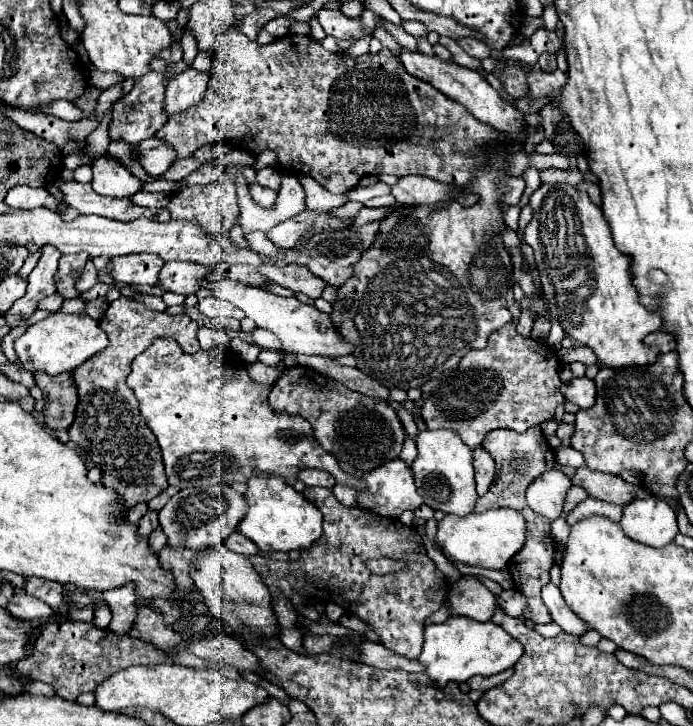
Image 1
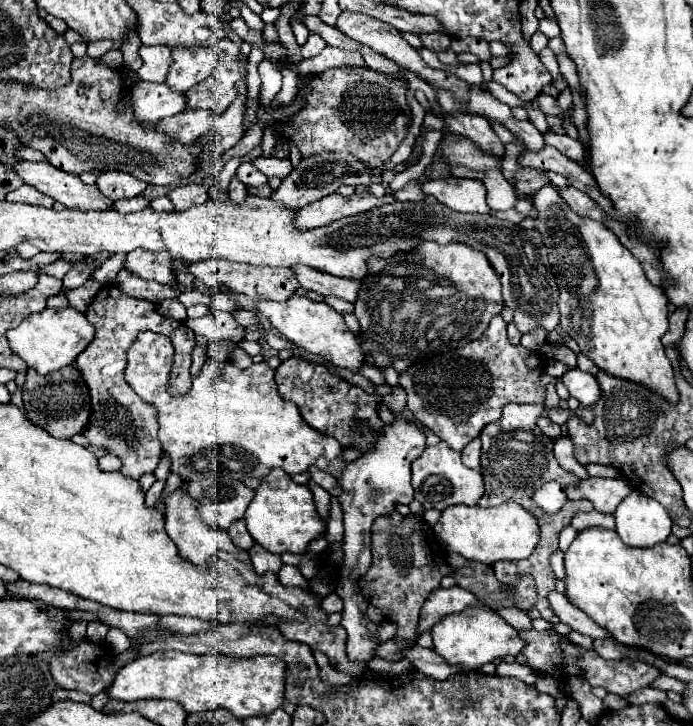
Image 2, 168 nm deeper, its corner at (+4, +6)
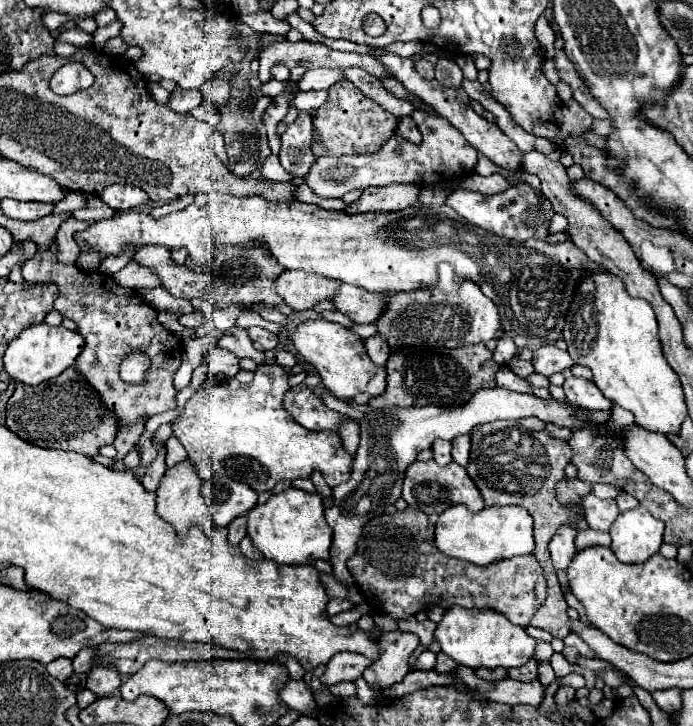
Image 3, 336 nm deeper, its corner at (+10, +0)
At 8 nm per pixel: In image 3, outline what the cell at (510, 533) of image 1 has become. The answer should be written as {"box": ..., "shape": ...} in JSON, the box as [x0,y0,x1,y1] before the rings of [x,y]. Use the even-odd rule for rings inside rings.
{"box":[436,504,534,566],"shape":[[[462,504],[446,508],[436,524],[436,546],[452,558],[460,558],[478,566],[488,566],[498,558],[514,558],[534,552],[532,516],[520,506],[492,506],[480,512],[470,512]]]}

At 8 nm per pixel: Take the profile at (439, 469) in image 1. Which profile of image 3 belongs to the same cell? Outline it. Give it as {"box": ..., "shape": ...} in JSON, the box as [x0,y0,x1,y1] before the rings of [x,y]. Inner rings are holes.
{"box":[402,460,484,514],"shape":[[[434,460],[410,464],[404,476],[402,498],[410,506],[420,508],[426,514],[440,514],[454,504],[466,504],[472,512],[480,512],[484,508],[484,498],[480,496],[480,490],[470,480],[466,468],[460,468],[460,464],[456,462],[450,462],[448,466],[438,466]]]}

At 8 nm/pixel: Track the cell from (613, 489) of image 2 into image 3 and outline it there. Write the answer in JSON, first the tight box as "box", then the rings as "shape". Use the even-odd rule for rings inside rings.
{"box":[584,494,618,532],"shape":[[[594,494],[586,496],[584,500],[584,516],[590,528],[608,532],[608,528],[614,524],[618,518],[618,506],[614,500],[600,500]]]}

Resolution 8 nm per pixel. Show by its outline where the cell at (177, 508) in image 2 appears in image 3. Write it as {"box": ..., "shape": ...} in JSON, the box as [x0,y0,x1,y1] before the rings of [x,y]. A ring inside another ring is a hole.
{"box":[156,460,210,536],"shape":[[[190,460],[178,462],[172,468],[166,468],[156,494],[158,494],[156,512],[176,528],[178,536],[184,536],[192,524],[202,524],[204,528],[208,528],[210,514],[208,514],[208,506],[202,498],[202,480],[196,476],[194,464]]]}

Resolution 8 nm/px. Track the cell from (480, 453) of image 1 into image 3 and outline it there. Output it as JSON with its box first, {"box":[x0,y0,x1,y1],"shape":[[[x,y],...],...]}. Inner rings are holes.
{"box":[452,434,470,466],"shape":[[[464,434],[460,438],[452,440],[452,458],[454,462],[458,462],[460,466],[468,464],[468,454],[470,454],[470,436]]]}

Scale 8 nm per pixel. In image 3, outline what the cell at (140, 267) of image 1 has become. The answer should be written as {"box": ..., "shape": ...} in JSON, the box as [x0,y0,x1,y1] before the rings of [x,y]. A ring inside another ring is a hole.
{"box":[132,244,284,308],"shape":[[[258,244],[244,248],[220,248],[220,252],[212,256],[212,264],[208,264],[204,272],[196,272],[184,264],[176,264],[170,256],[170,250],[164,246],[144,246],[134,254],[132,260],[154,268],[162,280],[162,288],[168,290],[174,298],[202,298],[214,308],[226,308],[232,304],[244,304],[244,308],[252,308],[254,304],[278,306],[284,302],[280,300],[280,296],[276,296],[276,288],[272,288],[272,284],[276,284],[276,276],[280,276],[284,268],[280,268],[280,264],[276,264],[276,260],[272,260]]]}

